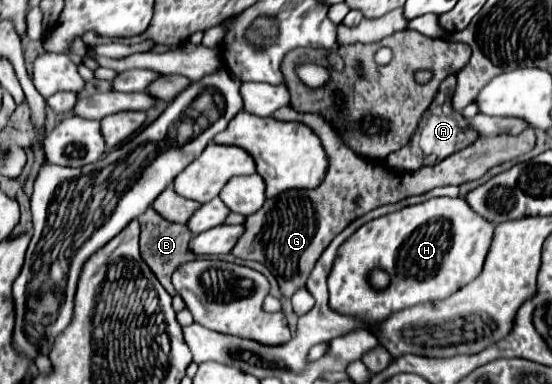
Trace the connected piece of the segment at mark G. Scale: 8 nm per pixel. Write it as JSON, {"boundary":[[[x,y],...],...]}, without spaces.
{"boundary":[[[284,106],[284,108],[278,108],[274,116],[276,120],[298,120],[308,124],[322,140],[324,150],[330,158],[326,180],[318,188],[282,192],[274,198],[268,198],[258,212],[250,214],[244,224],[246,232],[242,234],[242,238],[232,250],[236,258],[262,262],[276,276],[282,294],[288,298],[296,288],[304,286],[310,270],[314,268],[316,260],[330,244],[330,240],[336,234],[340,234],[358,216],[382,204],[392,204],[414,194],[424,194],[436,186],[448,186],[448,184],[460,186],[468,180],[478,180],[490,168],[502,162],[514,160],[522,154],[528,154],[534,148],[532,130],[530,130],[530,136],[528,136],[528,130],[524,130],[518,136],[512,136],[512,134],[488,136],[488,138],[478,138],[474,144],[454,152],[452,156],[444,158],[436,166],[424,166],[424,168],[418,168],[416,172],[394,172],[394,170],[388,170],[384,160],[372,162],[372,160],[364,160],[362,156],[356,156],[356,152],[352,152],[340,140],[340,132],[336,132],[336,128],[328,124],[328,120],[324,120],[322,116],[316,116],[314,112],[296,112],[292,106]]]}

